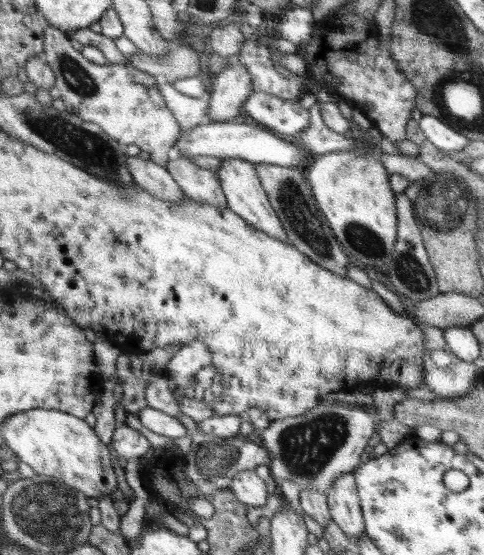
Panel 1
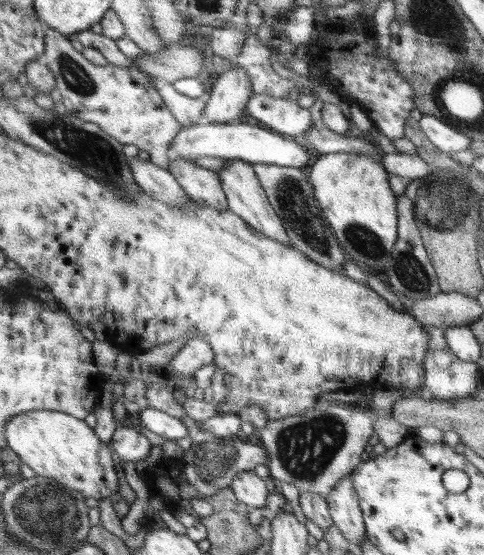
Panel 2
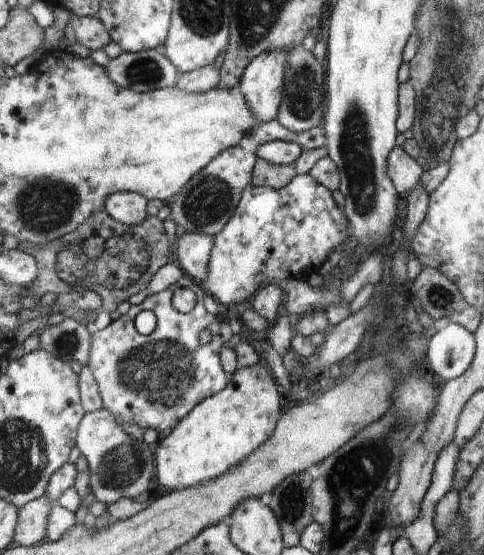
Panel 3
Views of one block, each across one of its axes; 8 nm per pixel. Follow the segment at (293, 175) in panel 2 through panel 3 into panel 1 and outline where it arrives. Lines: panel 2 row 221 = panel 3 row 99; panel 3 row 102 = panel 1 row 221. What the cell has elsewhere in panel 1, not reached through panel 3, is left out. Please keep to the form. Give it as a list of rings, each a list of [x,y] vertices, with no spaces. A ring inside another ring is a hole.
[[[264,163],[254,164],[254,170],[260,177],[262,188],[265,190],[276,216],[282,221],[282,226],[287,234],[287,242],[318,266],[338,276],[347,277],[346,267],[351,263],[349,256],[341,249],[338,239],[316,204],[311,186],[309,183],[306,184],[307,178],[304,178],[304,174],[298,172],[296,168]]]

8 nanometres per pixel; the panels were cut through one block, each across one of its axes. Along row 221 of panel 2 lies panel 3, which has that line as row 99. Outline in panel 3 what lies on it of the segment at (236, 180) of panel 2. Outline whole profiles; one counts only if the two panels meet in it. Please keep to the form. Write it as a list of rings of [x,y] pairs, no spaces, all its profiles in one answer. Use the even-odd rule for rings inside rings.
[[[272,51],[255,56],[240,79],[240,92],[260,123],[278,116],[288,53]]]

